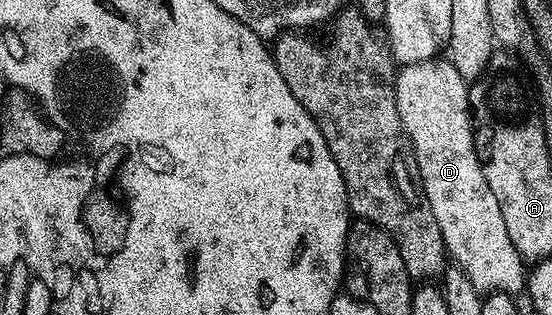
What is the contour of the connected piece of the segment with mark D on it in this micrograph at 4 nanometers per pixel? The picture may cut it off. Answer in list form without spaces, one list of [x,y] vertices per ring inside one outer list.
[[[432,59],[402,66],[393,84],[397,115],[401,115],[403,130],[411,141],[419,183],[429,199],[433,219],[441,227],[448,258],[469,275],[469,283],[479,293],[522,294],[525,262],[517,247],[513,247],[509,231],[505,231],[505,215],[497,207],[497,195],[485,183],[483,165],[475,150],[475,131],[471,128],[468,81],[450,59]]]

